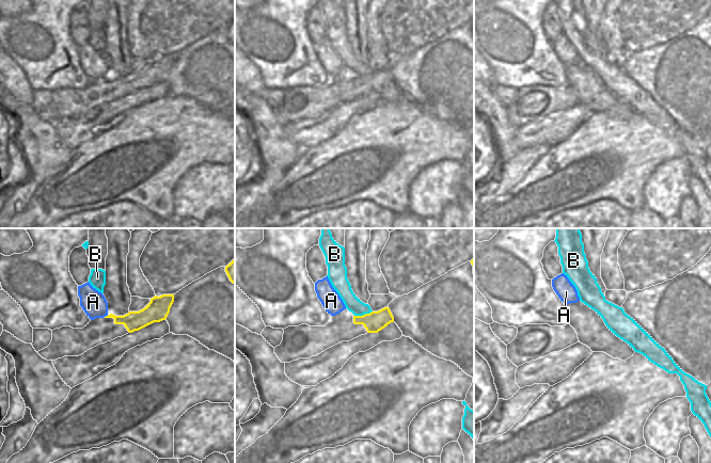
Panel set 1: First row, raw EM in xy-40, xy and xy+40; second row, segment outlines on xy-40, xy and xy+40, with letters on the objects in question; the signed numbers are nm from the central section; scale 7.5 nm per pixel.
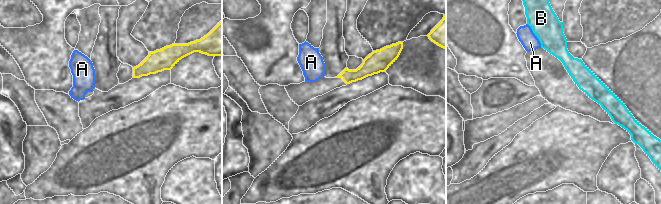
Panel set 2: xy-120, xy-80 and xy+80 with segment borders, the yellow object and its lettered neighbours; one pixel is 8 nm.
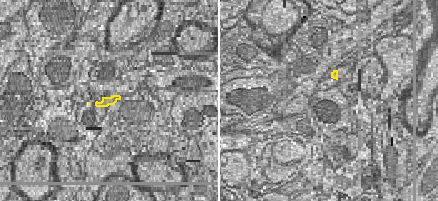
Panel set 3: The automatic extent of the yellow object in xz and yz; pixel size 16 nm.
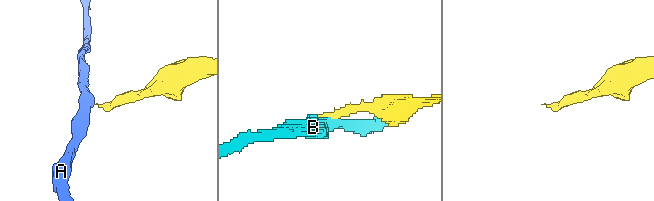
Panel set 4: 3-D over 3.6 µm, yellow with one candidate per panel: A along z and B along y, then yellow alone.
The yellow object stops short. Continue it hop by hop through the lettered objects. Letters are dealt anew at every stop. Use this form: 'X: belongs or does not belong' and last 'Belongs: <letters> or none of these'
A: does not belong
B: does not belong
Belongs: none of these

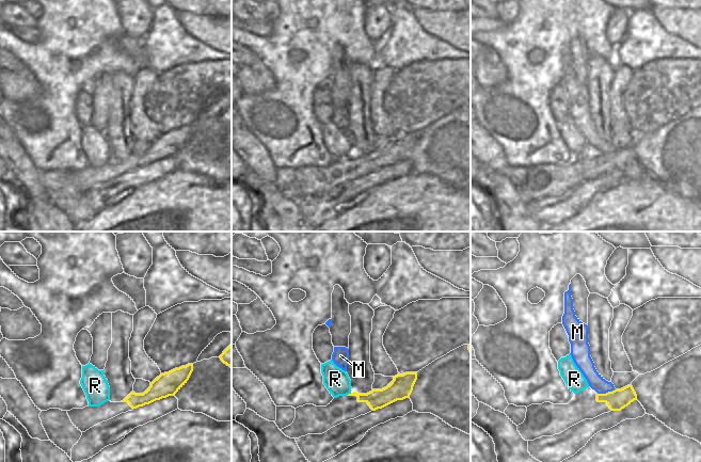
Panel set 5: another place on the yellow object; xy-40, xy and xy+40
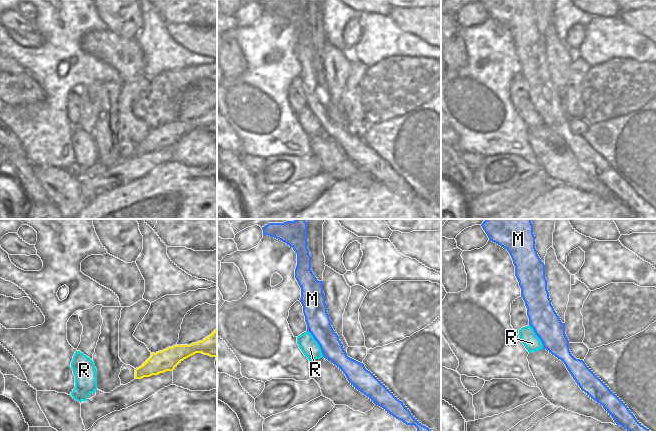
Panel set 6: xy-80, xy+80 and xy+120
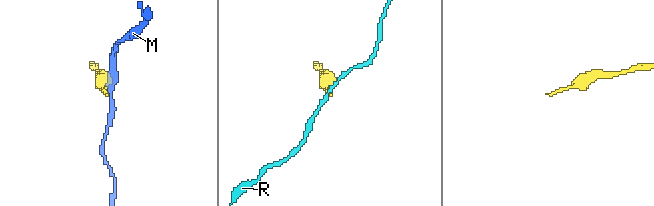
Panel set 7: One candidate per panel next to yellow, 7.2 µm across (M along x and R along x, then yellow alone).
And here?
M: does not belong
R: does not belong
Belongs: none of these

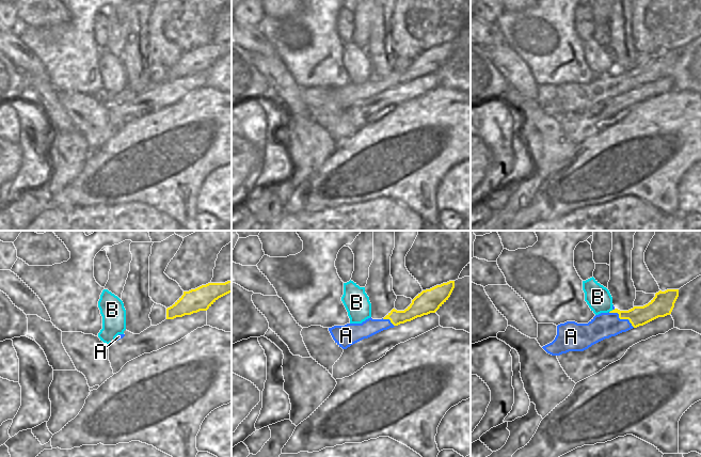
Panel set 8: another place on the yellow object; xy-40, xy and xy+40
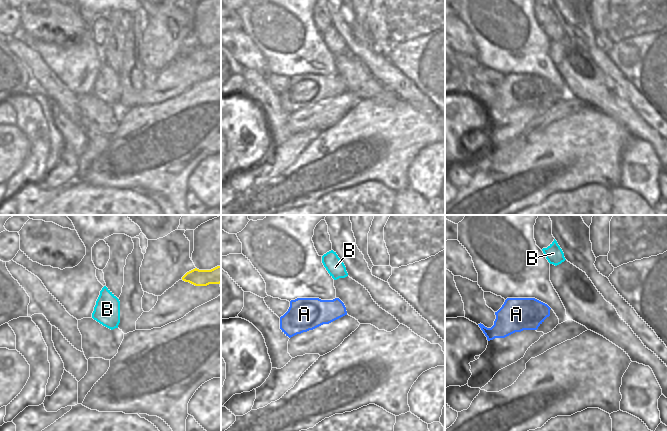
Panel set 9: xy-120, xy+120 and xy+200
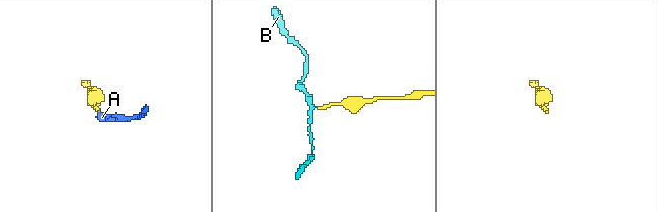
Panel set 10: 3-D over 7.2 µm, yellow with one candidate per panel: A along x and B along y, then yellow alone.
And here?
A: belongs
B: does not belong
Belongs: A

